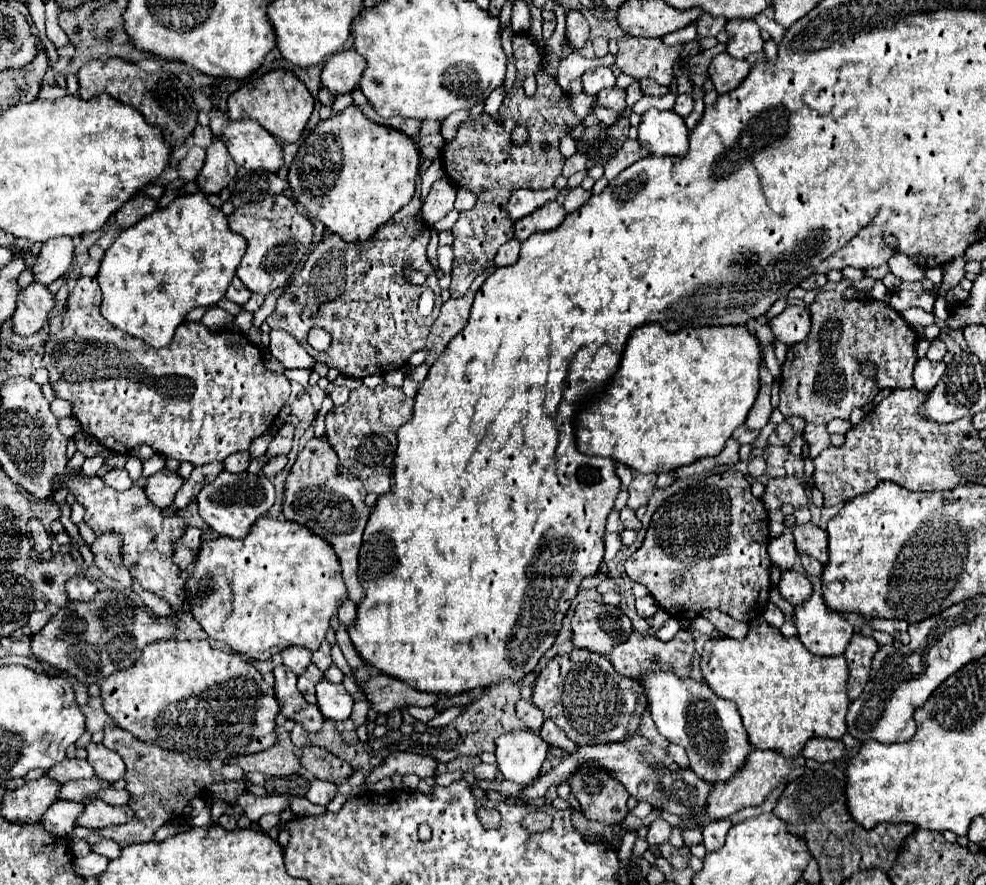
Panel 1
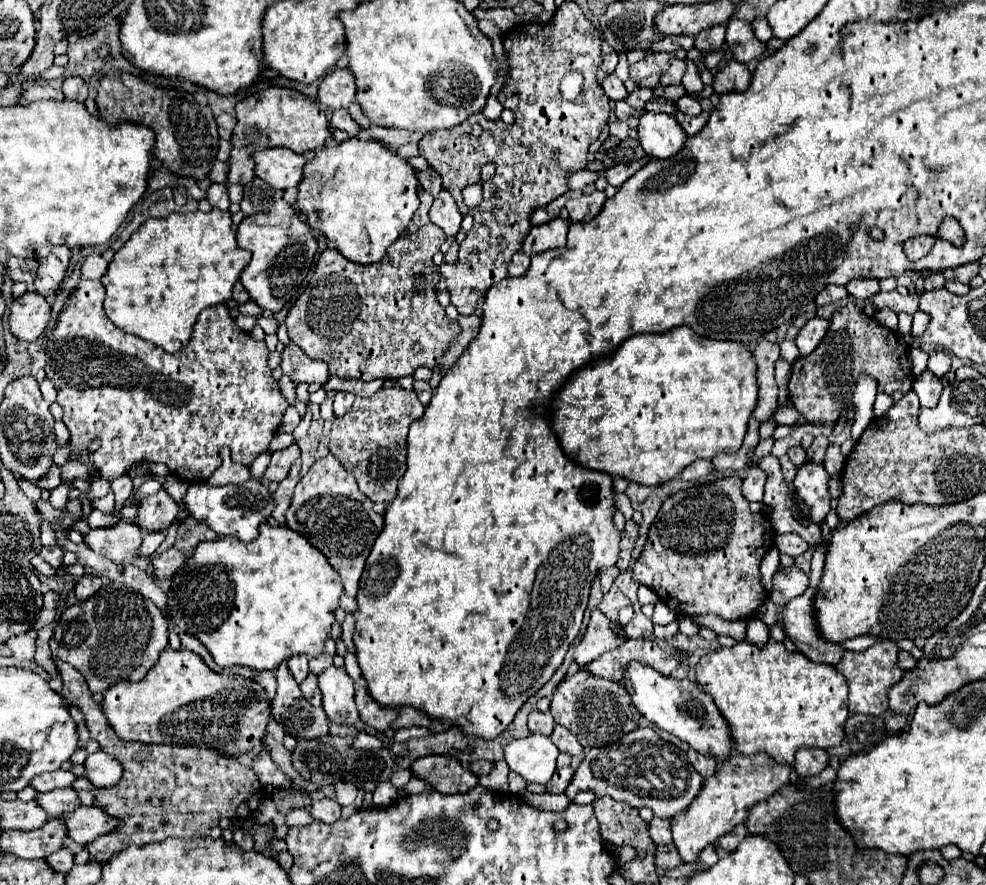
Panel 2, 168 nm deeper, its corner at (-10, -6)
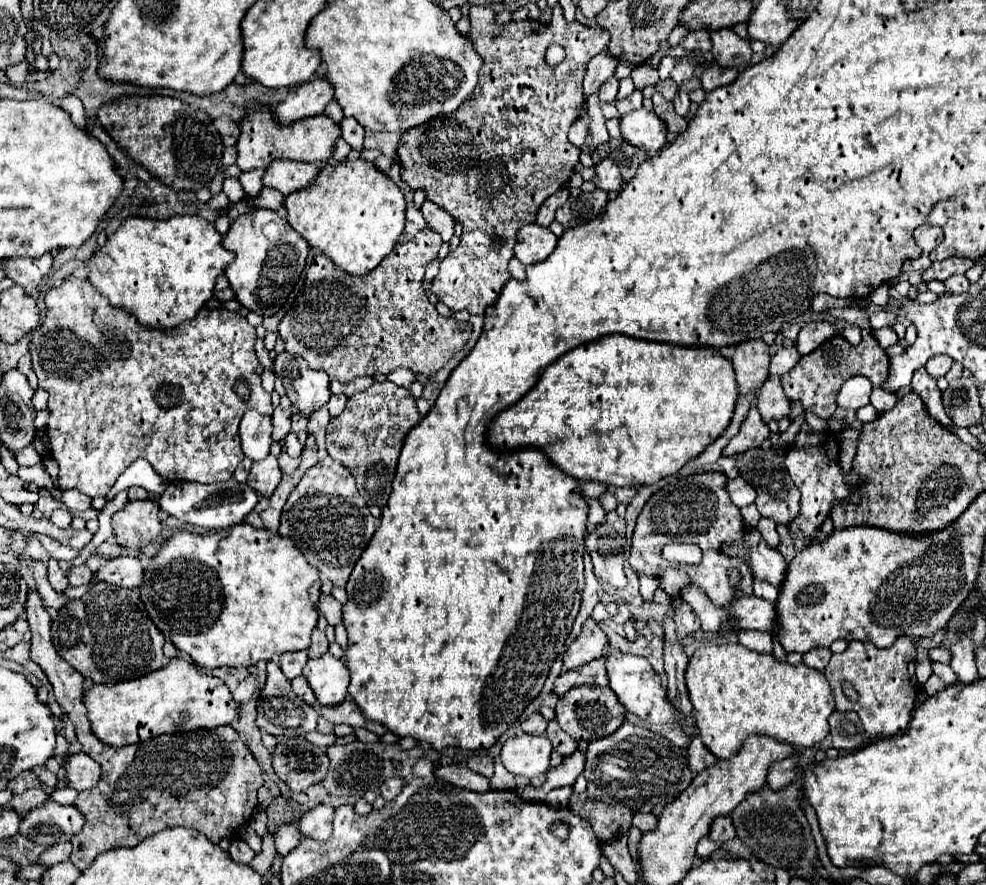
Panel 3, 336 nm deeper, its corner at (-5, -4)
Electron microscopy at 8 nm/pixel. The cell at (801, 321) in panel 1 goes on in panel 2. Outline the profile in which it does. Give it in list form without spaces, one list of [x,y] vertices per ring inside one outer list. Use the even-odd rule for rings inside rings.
[[[812,318],[802,326],[802,330],[796,336],[796,346],[802,356],[808,356],[810,352],[816,350],[818,342],[824,338],[828,326],[830,326],[830,322],[824,318]]]

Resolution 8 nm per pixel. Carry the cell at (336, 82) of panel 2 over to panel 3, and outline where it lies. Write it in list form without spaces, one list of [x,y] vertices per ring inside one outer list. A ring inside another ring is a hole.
[[[313,78],[289,92],[289,96],[273,108],[275,116],[289,124],[307,116],[323,114],[325,106],[333,100],[333,86],[327,78]]]

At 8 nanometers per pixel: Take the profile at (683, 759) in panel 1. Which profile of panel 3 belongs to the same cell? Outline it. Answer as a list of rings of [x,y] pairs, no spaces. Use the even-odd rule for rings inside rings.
[[[693,736],[691,744],[689,744],[689,750],[687,750],[687,756],[689,756],[689,768],[693,774],[701,772],[703,768],[711,766],[717,758],[713,756],[713,752],[701,742],[699,736]]]

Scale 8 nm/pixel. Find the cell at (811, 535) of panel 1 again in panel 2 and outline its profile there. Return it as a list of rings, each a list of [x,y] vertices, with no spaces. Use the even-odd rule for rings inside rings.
[[[768,454],[766,458],[760,460],[758,466],[768,476],[766,488],[764,488],[764,502],[772,508],[770,520],[772,520],[776,532],[778,534],[796,532],[806,542],[820,544],[820,540],[822,540],[820,526],[814,524],[814,522],[810,522],[808,518],[796,514],[796,508],[808,508],[808,504],[794,500],[796,490],[784,482],[784,476],[782,476],[782,470],[780,470],[780,464],[778,464],[778,458],[772,456],[772,454]]]

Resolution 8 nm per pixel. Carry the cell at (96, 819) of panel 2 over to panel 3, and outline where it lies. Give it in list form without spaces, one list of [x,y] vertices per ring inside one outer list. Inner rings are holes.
[[[49,800],[47,806],[31,810],[23,816],[19,834],[37,844],[53,846],[57,842],[71,840],[75,834],[81,832],[83,826],[85,816],[79,812],[77,806],[63,806]]]

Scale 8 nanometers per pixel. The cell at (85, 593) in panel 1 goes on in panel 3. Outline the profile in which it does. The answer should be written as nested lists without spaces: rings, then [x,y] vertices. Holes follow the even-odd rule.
[[[77,566],[67,572],[67,578],[69,578],[71,586],[87,586],[93,578],[93,572],[87,566]]]

